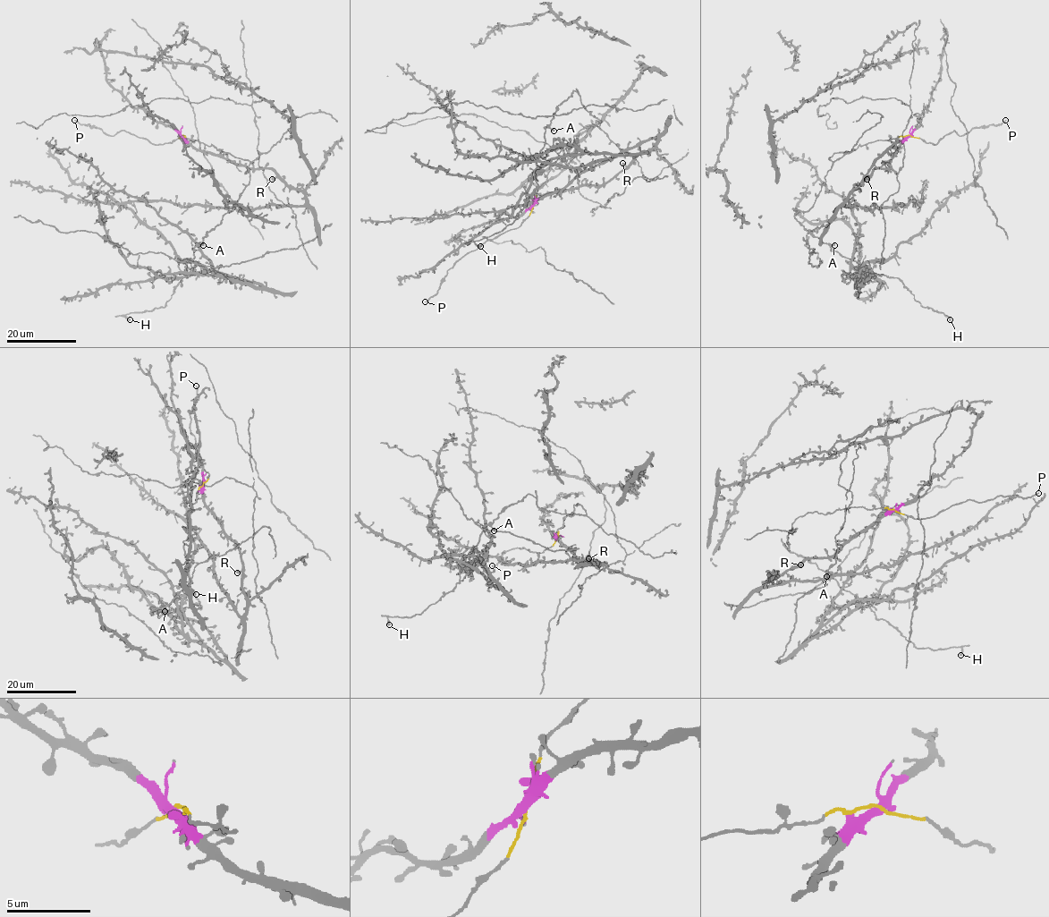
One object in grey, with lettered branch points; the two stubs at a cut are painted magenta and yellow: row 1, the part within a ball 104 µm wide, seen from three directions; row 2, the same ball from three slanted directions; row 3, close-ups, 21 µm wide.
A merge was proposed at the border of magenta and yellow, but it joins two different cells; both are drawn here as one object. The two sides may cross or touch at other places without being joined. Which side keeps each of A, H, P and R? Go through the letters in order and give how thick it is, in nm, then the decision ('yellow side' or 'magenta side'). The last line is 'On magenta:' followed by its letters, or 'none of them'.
A: 400 nm | yellow side
H: 400 nm | yellow side
P: 170 nm | yellow side
R: 500 nm | magenta side
On magenta: R

